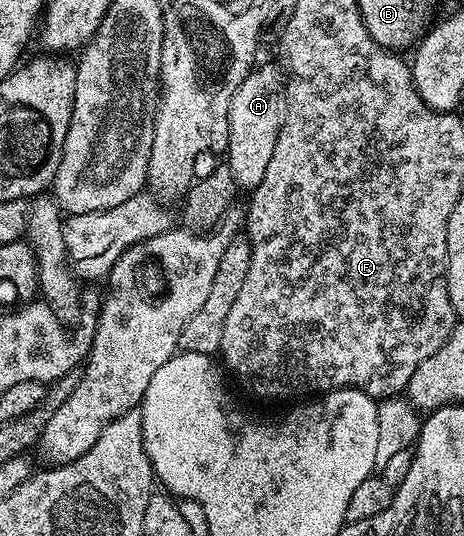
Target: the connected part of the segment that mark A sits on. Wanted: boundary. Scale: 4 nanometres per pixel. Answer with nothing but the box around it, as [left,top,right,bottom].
[226,65,284,192]

